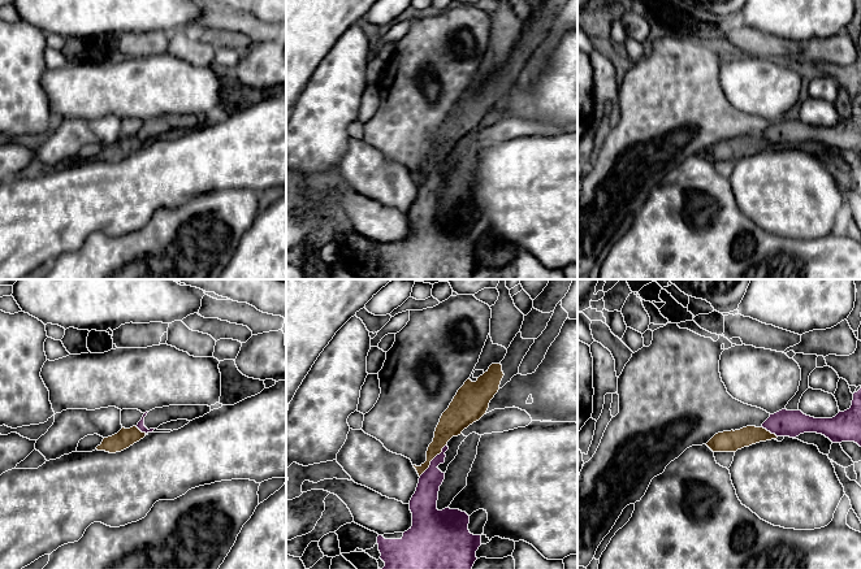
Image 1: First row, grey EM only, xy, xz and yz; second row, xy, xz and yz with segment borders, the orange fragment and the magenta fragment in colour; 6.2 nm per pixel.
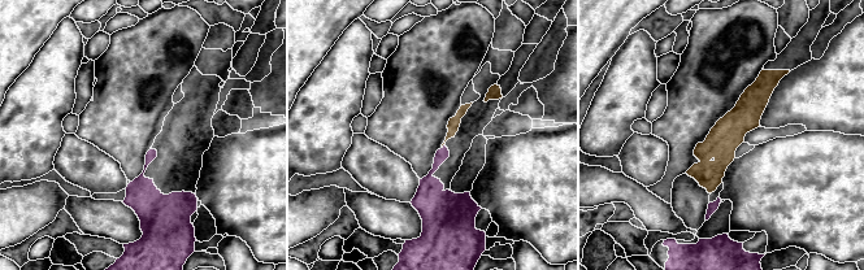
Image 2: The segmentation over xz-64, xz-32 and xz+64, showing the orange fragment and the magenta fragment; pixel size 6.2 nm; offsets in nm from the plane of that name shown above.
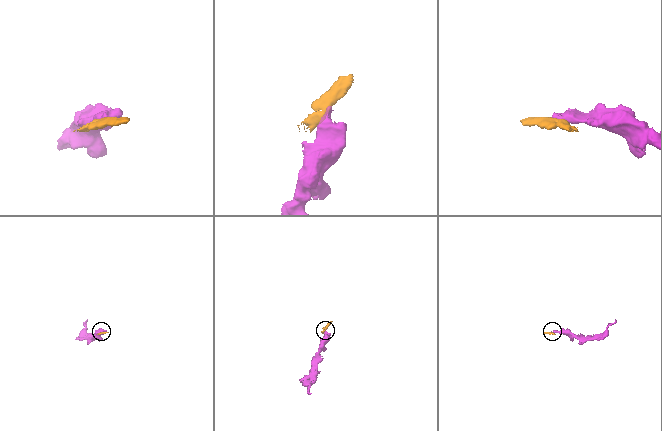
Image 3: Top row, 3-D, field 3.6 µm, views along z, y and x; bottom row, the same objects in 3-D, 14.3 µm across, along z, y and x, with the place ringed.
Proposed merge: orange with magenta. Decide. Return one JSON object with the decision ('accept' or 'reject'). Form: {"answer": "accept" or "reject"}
{"answer": "reject"}

